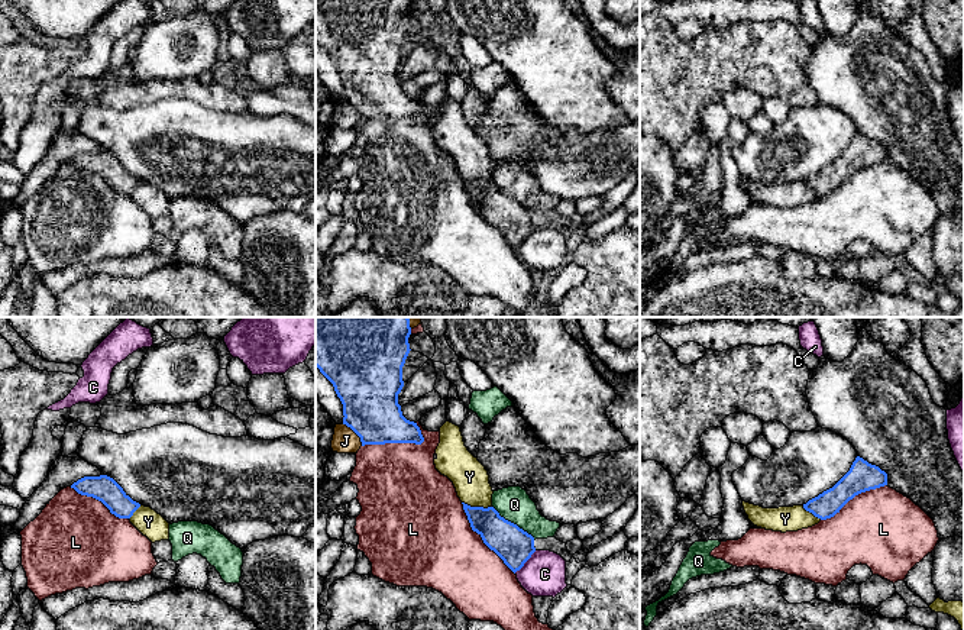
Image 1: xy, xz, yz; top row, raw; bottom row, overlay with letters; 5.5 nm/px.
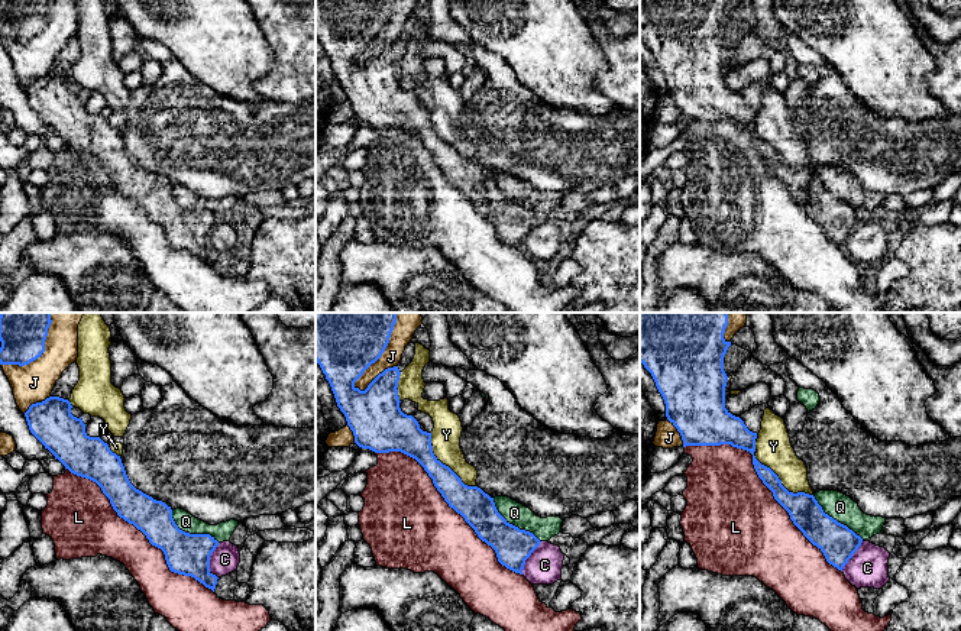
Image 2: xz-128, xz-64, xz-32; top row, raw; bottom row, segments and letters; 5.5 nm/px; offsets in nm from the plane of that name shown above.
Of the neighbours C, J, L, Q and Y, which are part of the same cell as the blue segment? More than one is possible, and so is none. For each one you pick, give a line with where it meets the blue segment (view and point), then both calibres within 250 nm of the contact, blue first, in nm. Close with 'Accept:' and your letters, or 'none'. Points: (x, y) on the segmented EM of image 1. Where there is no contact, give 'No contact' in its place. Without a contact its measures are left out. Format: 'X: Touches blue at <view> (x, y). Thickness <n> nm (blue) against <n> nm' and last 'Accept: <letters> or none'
Accept: none

